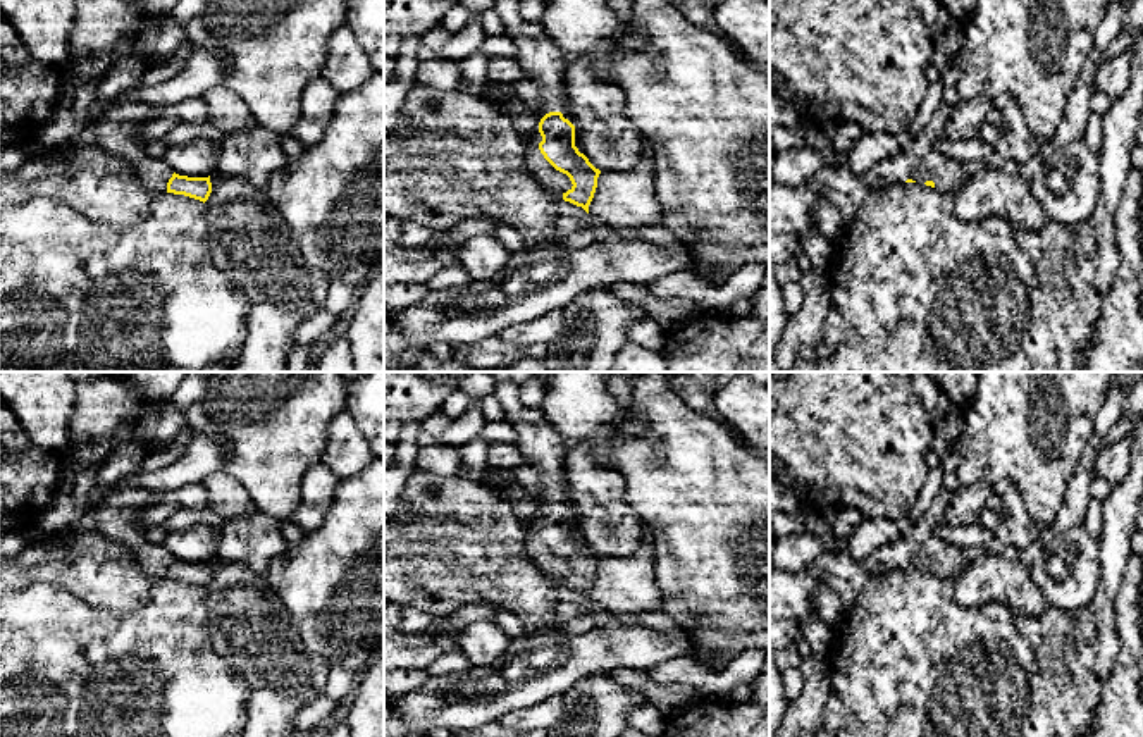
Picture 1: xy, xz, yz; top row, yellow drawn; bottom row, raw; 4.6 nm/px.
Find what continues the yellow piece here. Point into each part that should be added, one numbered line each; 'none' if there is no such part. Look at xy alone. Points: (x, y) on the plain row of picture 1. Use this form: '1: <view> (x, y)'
1: xy (114, 517)

